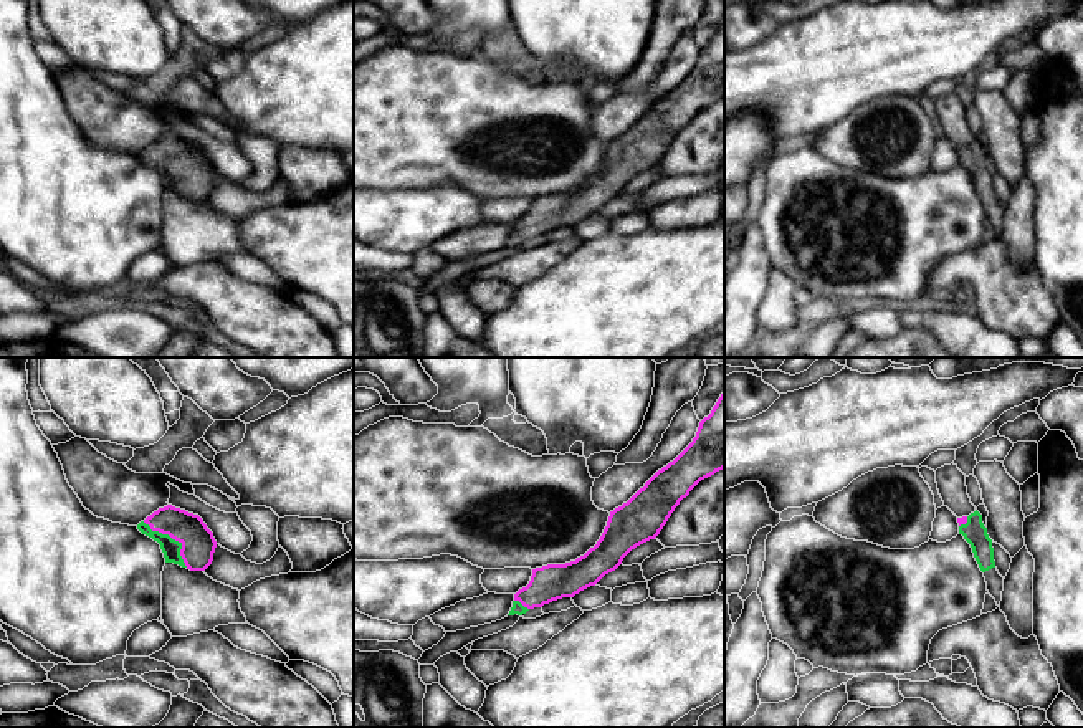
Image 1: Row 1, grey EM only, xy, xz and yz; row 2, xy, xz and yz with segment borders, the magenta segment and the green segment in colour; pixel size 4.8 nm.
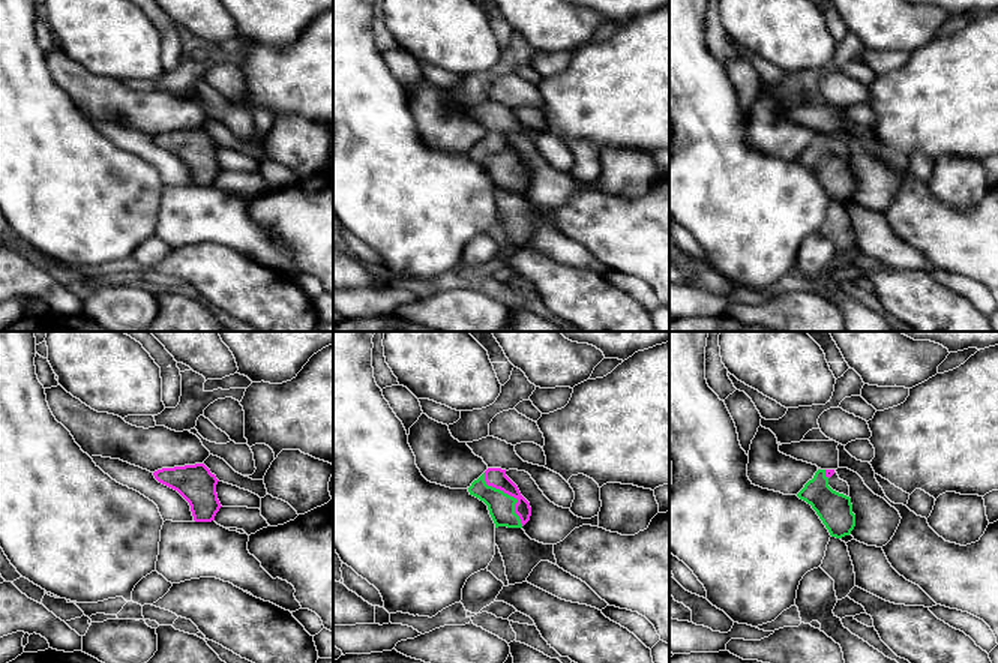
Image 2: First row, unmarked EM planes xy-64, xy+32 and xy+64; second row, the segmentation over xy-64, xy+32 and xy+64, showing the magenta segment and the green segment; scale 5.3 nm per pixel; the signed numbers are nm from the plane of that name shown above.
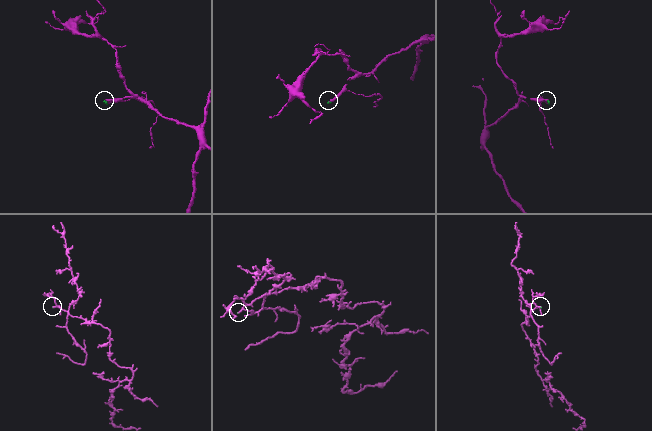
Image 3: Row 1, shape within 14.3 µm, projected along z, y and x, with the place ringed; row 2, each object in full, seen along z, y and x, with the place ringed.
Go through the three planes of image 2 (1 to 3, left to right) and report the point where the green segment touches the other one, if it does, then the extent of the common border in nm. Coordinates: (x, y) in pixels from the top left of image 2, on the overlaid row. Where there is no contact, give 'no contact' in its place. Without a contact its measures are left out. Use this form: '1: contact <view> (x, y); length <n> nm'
1: no contact
2: contact xy+32 (509, 494); length 360 nm
3: contact xy+64 (826, 474); length 50 nm

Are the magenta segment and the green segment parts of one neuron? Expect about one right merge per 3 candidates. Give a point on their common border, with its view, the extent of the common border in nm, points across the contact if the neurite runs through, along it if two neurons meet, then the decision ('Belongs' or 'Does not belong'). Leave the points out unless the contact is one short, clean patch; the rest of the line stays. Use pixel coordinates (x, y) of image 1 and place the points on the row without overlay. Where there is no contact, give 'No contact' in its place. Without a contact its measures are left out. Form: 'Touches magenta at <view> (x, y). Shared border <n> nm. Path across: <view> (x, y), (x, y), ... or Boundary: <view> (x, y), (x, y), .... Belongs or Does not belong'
Touches magenta at xy (172, 167). Shared border 320 nm. Path across: xy (199, 174), (172, 167), (171, 177). Belongs

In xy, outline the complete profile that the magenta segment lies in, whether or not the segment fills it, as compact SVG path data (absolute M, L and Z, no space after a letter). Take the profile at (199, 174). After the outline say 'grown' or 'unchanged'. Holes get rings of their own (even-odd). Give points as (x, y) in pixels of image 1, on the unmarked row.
M167 134L141 151L137 159L160 174L165 192L205 200L213 190L217 170L198 144Z; grown

